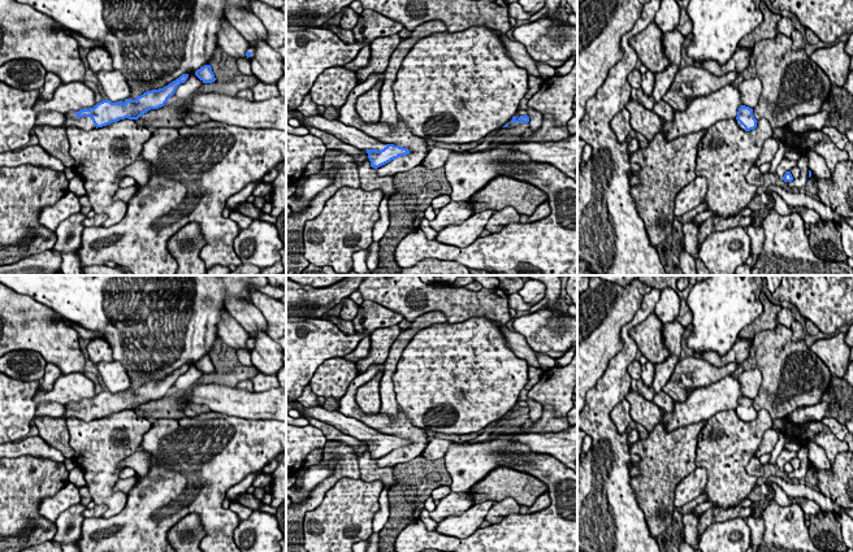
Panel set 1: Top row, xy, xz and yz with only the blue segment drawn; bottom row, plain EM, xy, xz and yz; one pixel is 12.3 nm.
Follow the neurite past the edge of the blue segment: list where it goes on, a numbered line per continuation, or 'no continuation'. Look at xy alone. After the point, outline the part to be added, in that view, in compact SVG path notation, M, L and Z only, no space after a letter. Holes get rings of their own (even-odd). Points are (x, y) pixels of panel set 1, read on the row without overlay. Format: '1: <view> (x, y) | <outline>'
1: xy (86, 414) | M70 401L68 404L65 404L65 414L62 416L65 420L69 417L75 417L81 421L85 422L90 422L96 420L96 417L94 416L91 408L77 408L77 404Z

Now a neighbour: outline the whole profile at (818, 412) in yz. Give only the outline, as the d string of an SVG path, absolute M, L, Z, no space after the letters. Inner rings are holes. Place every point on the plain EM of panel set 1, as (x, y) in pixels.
M826 401L811 407L800 407L791 413L791 420L794 423L804 423L807 421L820 421L826 418L830 405Z

